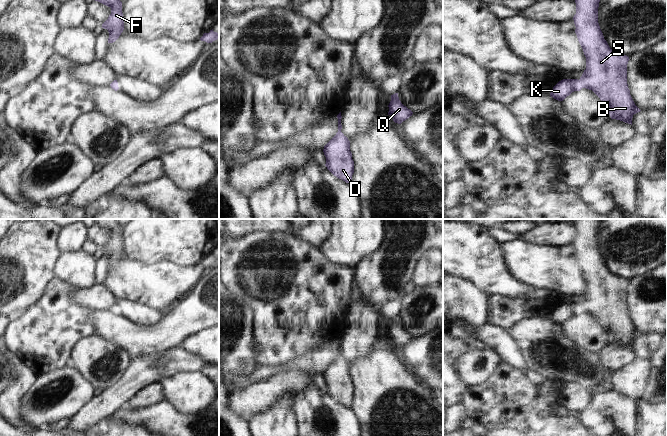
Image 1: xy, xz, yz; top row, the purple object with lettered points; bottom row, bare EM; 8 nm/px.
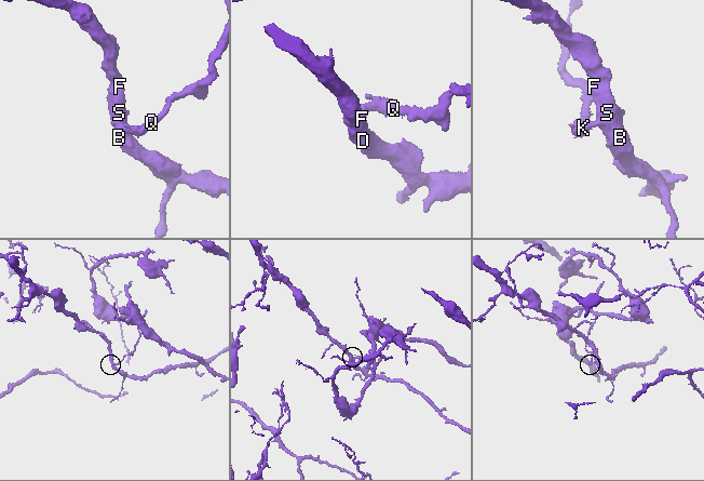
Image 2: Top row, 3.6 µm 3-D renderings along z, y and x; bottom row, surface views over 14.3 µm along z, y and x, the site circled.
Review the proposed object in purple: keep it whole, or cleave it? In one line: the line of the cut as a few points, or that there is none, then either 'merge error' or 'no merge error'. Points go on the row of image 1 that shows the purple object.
cut none; no merge error

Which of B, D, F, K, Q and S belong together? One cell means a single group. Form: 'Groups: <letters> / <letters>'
Groups: B D F K Q S.

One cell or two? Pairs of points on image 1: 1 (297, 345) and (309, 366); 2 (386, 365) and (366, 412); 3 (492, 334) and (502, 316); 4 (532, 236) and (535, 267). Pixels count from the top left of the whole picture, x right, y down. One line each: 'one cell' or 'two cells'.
1: two cells
2: one cell
3: two cells
4: two cells

